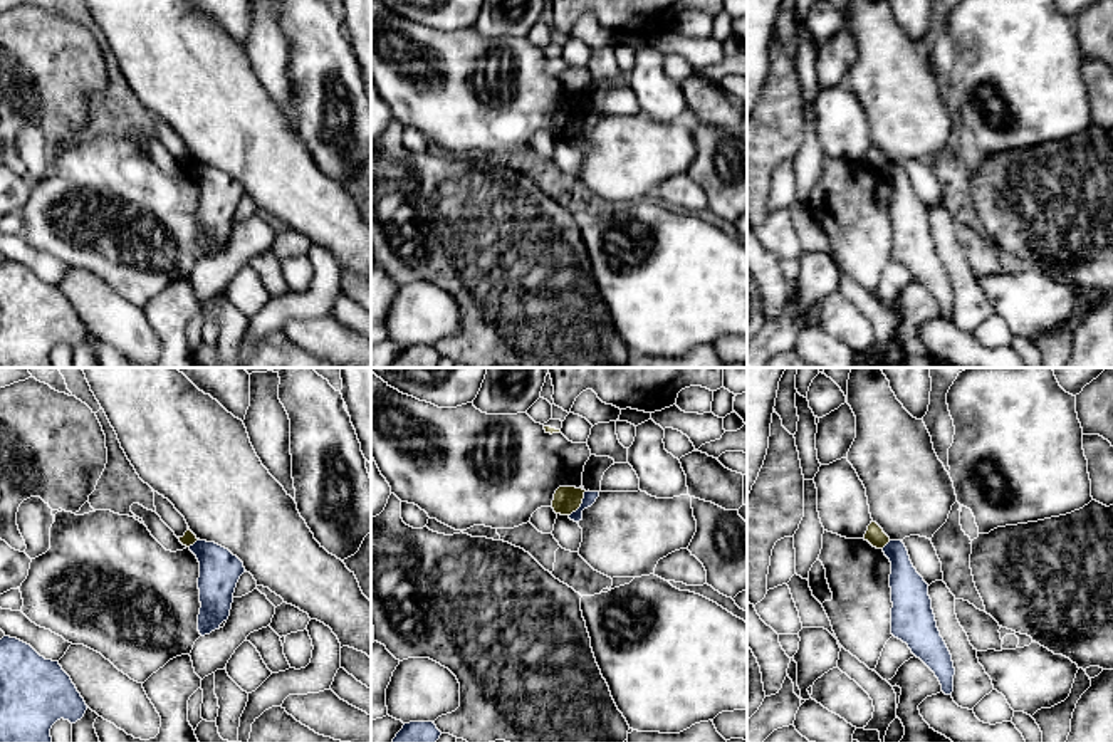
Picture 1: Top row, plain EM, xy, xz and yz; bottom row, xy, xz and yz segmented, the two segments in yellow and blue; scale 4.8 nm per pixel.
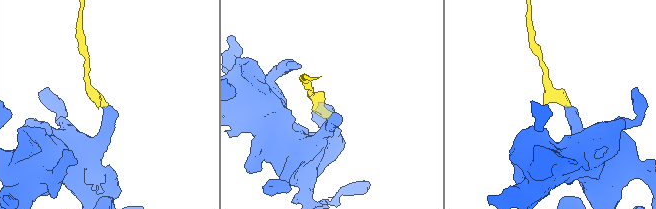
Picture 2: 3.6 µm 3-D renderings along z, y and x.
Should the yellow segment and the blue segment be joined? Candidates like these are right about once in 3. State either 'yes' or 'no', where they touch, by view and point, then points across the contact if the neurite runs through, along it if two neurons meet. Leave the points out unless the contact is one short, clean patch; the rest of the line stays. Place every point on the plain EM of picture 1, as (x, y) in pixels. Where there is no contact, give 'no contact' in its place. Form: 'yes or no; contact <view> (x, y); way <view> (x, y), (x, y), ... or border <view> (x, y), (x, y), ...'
no; contact xz (581, 126); border xz (585, 114), (583, 126), (569, 140)

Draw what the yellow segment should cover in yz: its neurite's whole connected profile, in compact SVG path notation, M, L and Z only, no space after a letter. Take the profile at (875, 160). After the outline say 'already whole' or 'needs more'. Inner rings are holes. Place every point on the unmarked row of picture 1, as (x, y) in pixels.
M871 144L865 158L865 165L868 165L876 173L883 173L890 166L890 161L876 146Z; already whole

